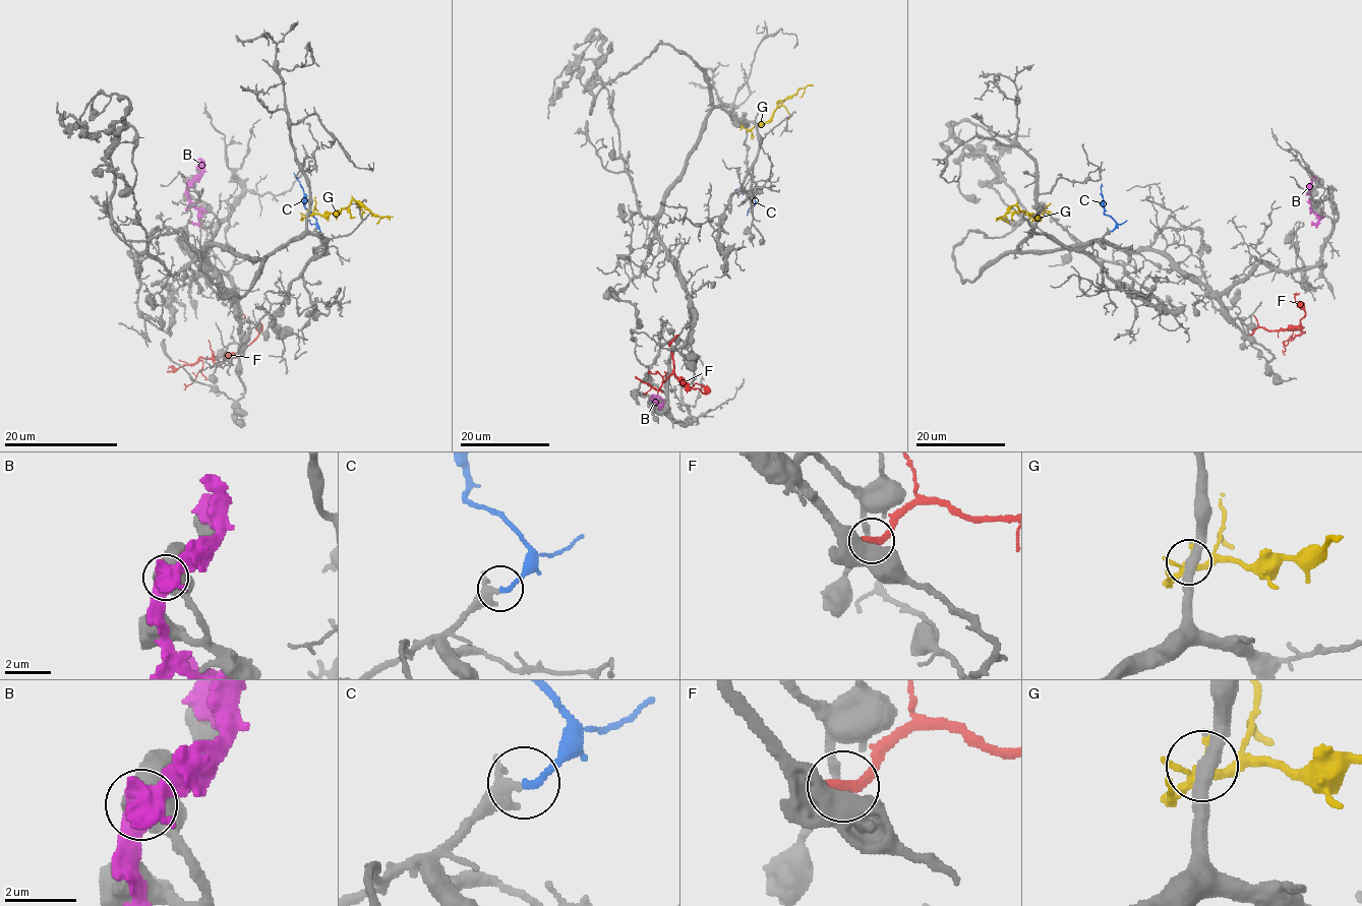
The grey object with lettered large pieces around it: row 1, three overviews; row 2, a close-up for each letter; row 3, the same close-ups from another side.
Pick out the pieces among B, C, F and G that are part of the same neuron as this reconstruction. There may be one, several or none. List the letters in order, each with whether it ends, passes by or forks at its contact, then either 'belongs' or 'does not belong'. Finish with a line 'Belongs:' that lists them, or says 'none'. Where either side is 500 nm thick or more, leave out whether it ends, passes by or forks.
B: does not belong
C: it ends | belongs
F: it ends | does not belong
G: it forks | does not belong
Belongs: C

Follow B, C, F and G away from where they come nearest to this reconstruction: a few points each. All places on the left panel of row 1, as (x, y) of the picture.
B: (189, 183), (188, 198), (199, 213), (196, 223), (189, 220)
C: (319, 233), (317, 222), (304, 205), (304, 191), (293, 173)
F: (218, 365), (214, 355), (215, 359), (236, 356), (258, 330), (239, 312), (228, 312)
G: (307, 215), (337, 213), (355, 200), (382, 218), (376, 223)

